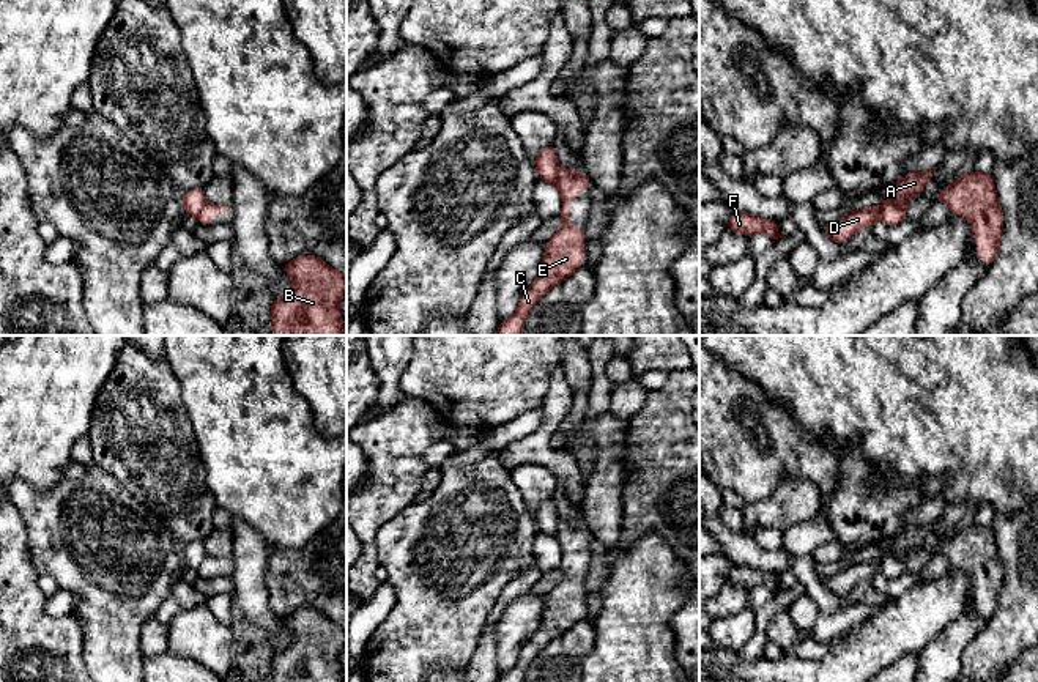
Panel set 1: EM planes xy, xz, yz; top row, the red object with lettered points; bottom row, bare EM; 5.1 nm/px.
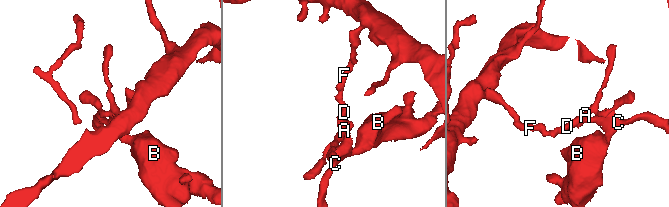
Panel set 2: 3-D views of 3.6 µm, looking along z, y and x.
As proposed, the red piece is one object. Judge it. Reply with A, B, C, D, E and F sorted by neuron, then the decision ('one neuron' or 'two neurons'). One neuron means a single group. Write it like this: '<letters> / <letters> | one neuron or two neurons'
A D F / B C E | two neurons

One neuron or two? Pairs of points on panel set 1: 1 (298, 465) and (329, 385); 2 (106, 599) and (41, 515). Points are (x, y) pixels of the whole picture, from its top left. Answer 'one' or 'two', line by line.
1: two
2: one

